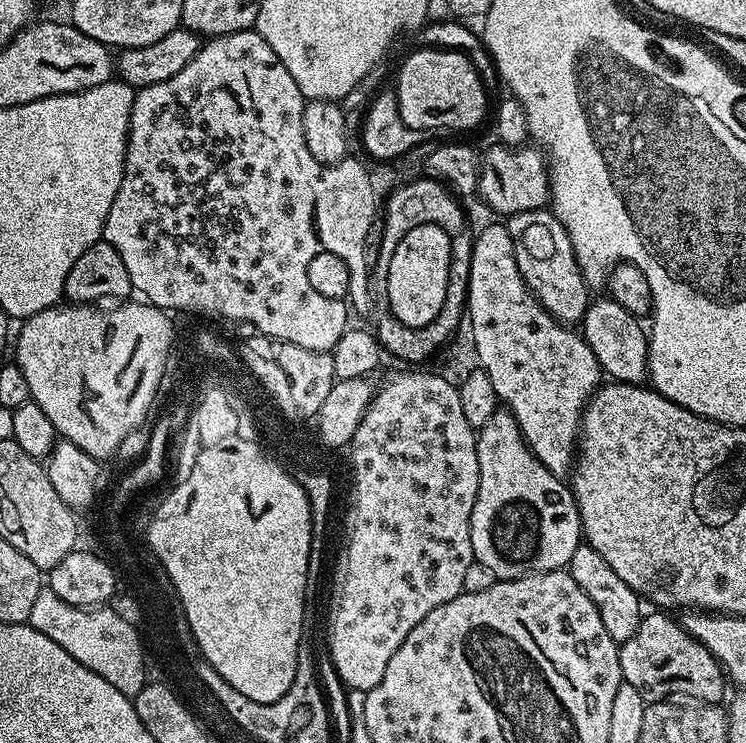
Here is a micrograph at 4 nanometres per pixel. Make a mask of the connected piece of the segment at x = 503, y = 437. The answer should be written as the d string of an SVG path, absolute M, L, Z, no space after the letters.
M497 410L494 418L476 432L478 450L478 498L470 518L472 555L482 566L494 570L497 581L517 580L539 572L567 569L574 550L582 543L580 515L571 487L556 476L530 450L518 422L507 410Z

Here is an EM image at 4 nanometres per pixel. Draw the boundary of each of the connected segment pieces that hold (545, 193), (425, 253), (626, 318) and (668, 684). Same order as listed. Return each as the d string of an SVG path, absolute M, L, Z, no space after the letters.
M499 142L493 145L488 153L480 156L480 177L476 183L478 196L488 203L489 210L507 218L515 212L545 207L550 200L550 173L545 153L536 146L509 148Z
M436 225L417 226L395 247L389 270L389 304L394 318L407 328L426 326L438 316L447 294L452 237Z
M611 298L593 299L588 305L582 321L584 340L594 350L601 373L622 384L643 385L648 380L648 332L641 317L630 314L626 306L618 306Z
M652 610L649 616L647 613L641 619L634 638L619 645L620 674L623 683L640 689L652 698L687 698L701 704L720 704L723 701L724 684L726 685L724 669L716 661L714 654L710 654L710 650L706 650L702 642L698 642L684 629L683 623L676 621L675 624L668 616L671 615L667 611Z

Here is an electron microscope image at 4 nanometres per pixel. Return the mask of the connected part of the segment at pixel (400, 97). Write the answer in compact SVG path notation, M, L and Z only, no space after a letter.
M421 47L421 52L412 52L404 60L400 73L396 76L394 91L402 122L414 130L427 133L431 128L472 128L484 120L488 108L489 93L471 59L463 51L441 50L438 47Z

